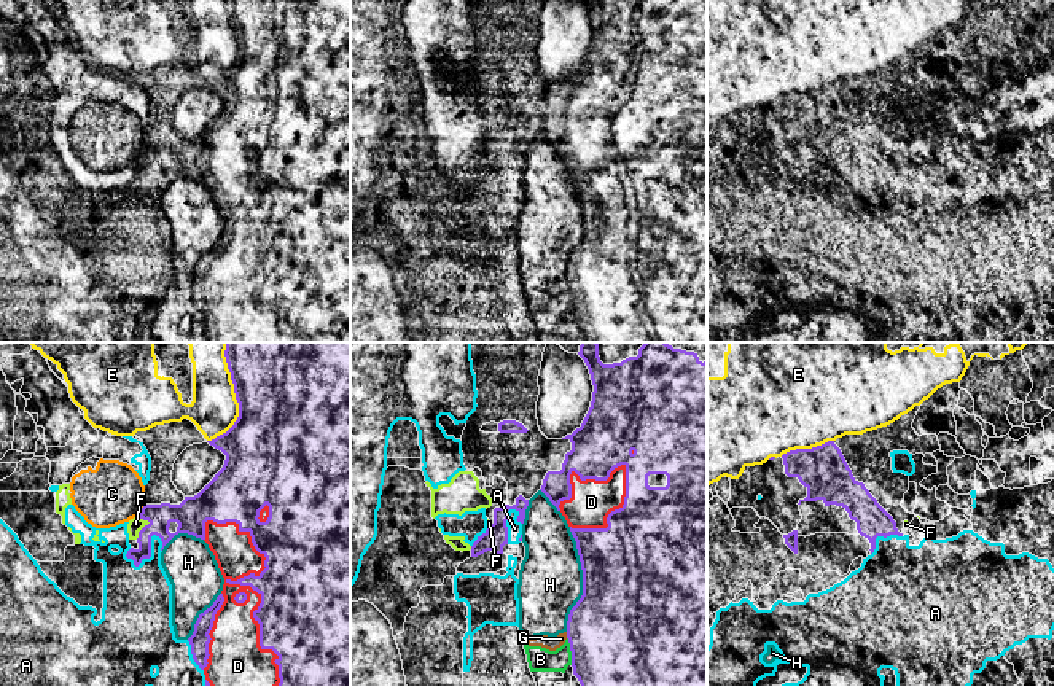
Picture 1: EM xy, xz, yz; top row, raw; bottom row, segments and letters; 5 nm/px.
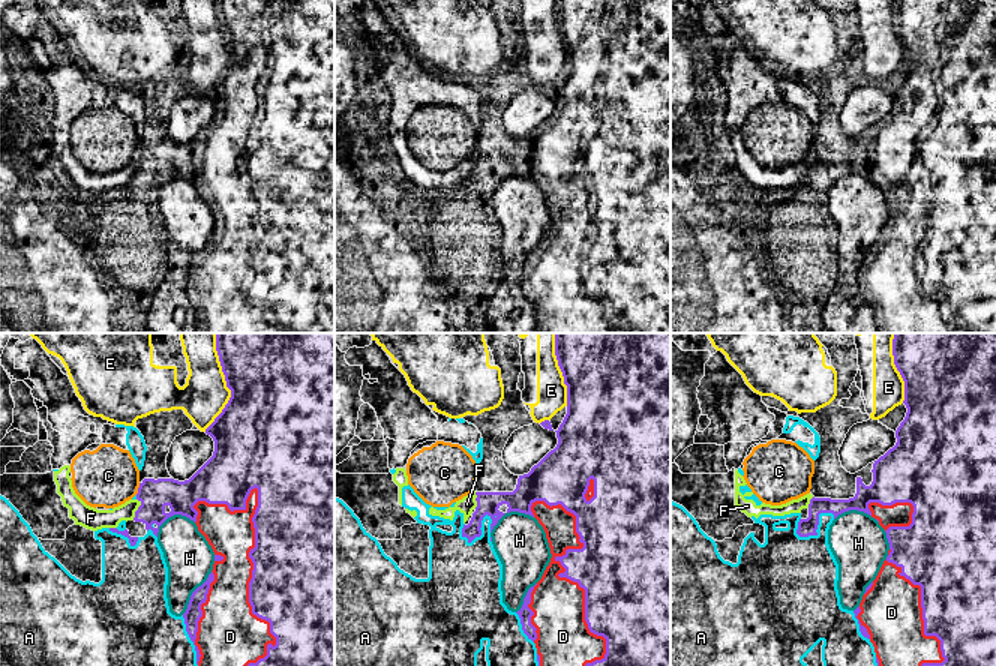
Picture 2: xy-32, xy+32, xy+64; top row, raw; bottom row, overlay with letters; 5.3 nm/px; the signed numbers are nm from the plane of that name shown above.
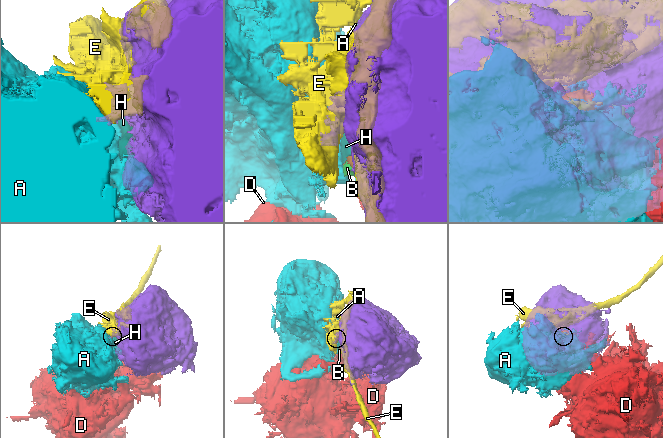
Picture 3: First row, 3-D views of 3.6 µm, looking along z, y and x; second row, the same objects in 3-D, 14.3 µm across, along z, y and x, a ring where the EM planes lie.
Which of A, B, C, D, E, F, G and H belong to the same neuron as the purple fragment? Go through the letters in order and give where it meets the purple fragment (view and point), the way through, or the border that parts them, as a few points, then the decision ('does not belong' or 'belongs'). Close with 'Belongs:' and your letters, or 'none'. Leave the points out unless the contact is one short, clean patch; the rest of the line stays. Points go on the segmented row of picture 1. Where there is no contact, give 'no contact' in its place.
A: contact xy (150, 554); does not belong
B: contact xz (570, 650); border xz (567, 637), (572, 664); does not belong
C: contact xy (142, 510); does not belong
D: contact xy (244, 584); does not belong
E: contact xy (236, 397); does not belong
F: contact xy (145, 526); does not belong
G: contact xz (567, 635); does not belong
H: contact xz (583, 580); does not belong
Belongs: none

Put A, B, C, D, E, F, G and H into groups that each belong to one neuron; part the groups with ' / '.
A / B G H / C F / D / E

